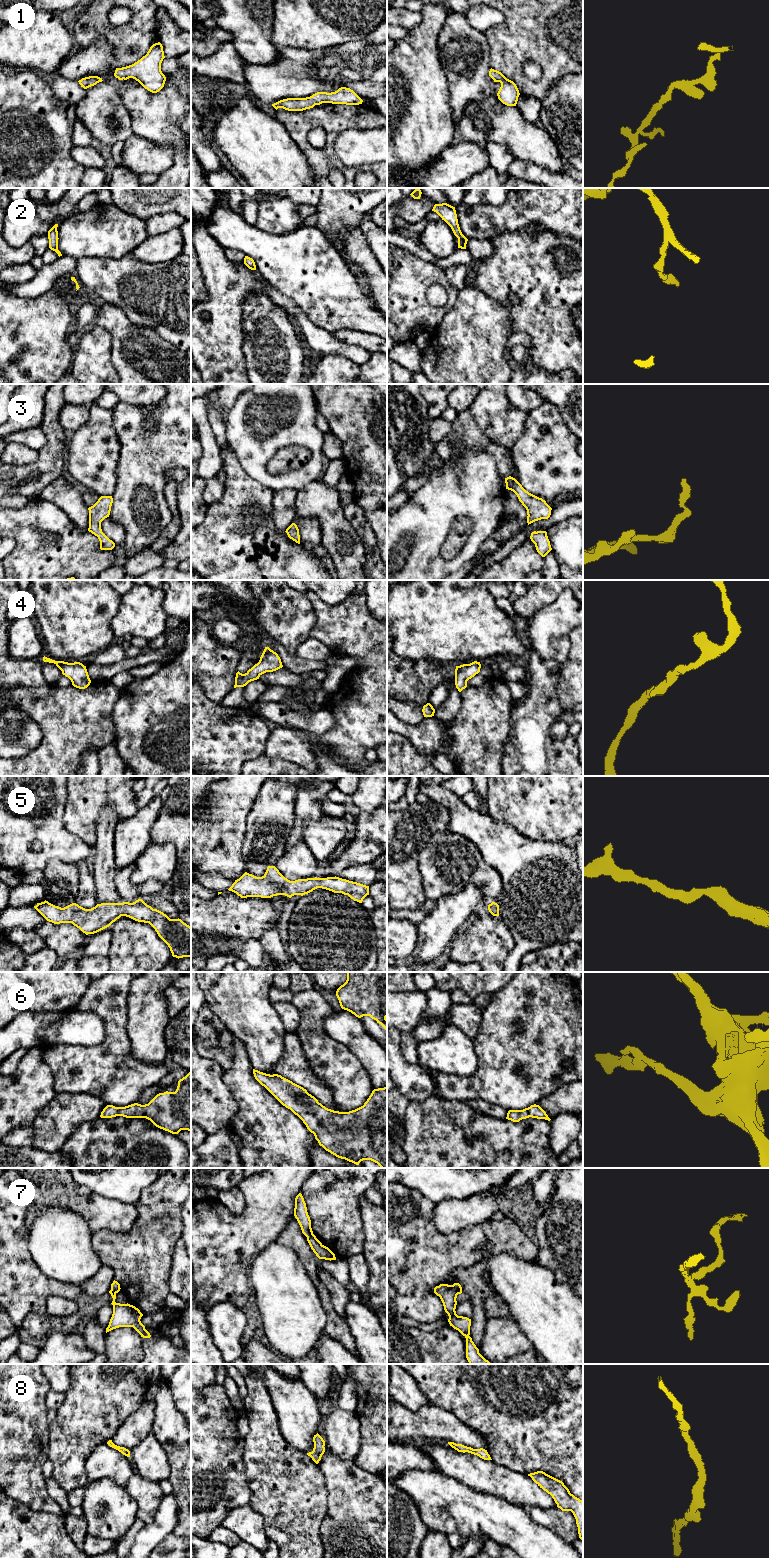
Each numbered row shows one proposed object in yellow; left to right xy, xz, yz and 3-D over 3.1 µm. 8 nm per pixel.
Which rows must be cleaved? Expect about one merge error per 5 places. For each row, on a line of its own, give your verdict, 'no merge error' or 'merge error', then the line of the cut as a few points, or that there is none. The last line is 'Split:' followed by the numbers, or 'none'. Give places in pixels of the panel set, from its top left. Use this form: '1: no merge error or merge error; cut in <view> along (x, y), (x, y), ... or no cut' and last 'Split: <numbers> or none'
1: no merge error; no cut
2: no merge error; no cut
3: no merge error; no cut
4: no merge error; no cut
5: no merge error; no cut
6: no merge error; no cut
7: merge error; cut in yz along (452, 1285), (458, 1293)
8: no merge error; no cut
Split: 7

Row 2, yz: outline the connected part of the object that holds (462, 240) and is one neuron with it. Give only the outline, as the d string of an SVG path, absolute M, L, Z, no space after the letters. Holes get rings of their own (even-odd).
M435 204L432 211L436 212L452 229L454 235L458 238L458 248L466 249L468 239L462 234L455 207L447 204Z

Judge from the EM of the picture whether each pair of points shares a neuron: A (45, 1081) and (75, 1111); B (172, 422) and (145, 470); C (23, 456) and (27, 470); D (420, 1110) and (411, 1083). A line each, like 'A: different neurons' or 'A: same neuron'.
A: different neurons
B: same neuron
C: different neurons
D: different neurons

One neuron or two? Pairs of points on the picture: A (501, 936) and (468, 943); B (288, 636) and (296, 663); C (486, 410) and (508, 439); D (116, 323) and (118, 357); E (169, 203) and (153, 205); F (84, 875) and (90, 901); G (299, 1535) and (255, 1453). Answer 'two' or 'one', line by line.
A: one
B: two
C: one
D: one
E: one
F: one
G: one

